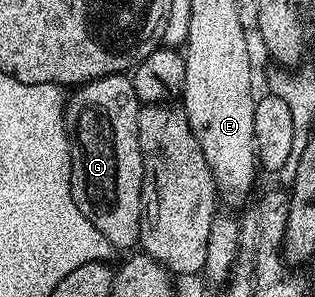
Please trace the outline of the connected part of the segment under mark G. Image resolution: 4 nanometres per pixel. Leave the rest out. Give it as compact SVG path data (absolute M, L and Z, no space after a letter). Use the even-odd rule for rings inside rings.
M128 77L91 79L90 82L77 86L73 91L76 92L67 96L64 108L64 126L68 129L68 141L72 148L72 177L70 180L72 196L78 205L78 209L82 209L82 213L90 221L90 225L94 225L94 229L98 229L98 233L102 233L102 237L106 237L106 241L110 241L110 245L114 249L132 246L132 248L135 248L140 241L140 190L144 180L144 166L142 165L142 153L140 152L140 142L138 141L138 117L142 106L140 98L138 93L134 93L134 85L131 78Z

